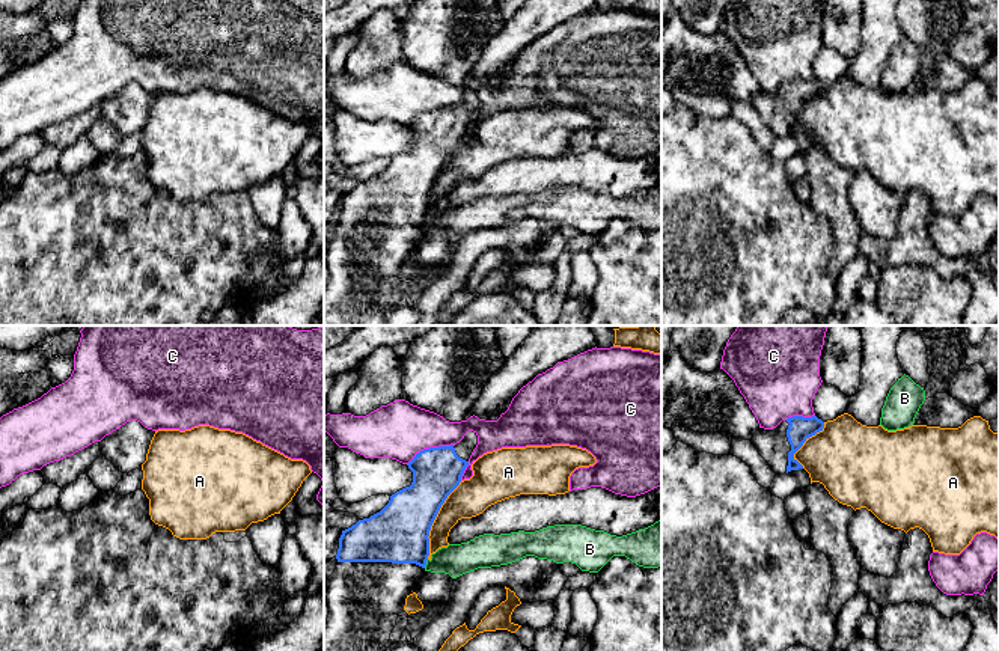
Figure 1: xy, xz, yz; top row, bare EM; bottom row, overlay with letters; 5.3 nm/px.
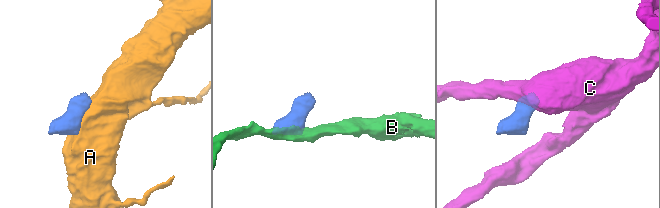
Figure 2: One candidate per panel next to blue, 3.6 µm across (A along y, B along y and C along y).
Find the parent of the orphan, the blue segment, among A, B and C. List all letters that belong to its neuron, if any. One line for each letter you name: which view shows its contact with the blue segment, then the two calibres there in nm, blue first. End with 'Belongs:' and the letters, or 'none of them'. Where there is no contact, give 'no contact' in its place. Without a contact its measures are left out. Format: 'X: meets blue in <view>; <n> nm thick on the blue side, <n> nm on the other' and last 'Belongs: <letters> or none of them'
Belongs: none of them

